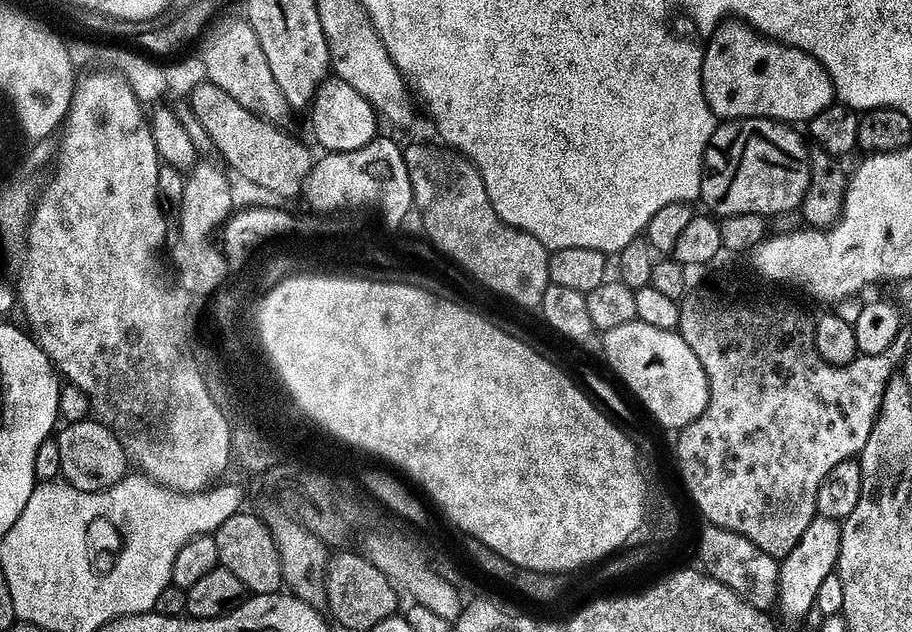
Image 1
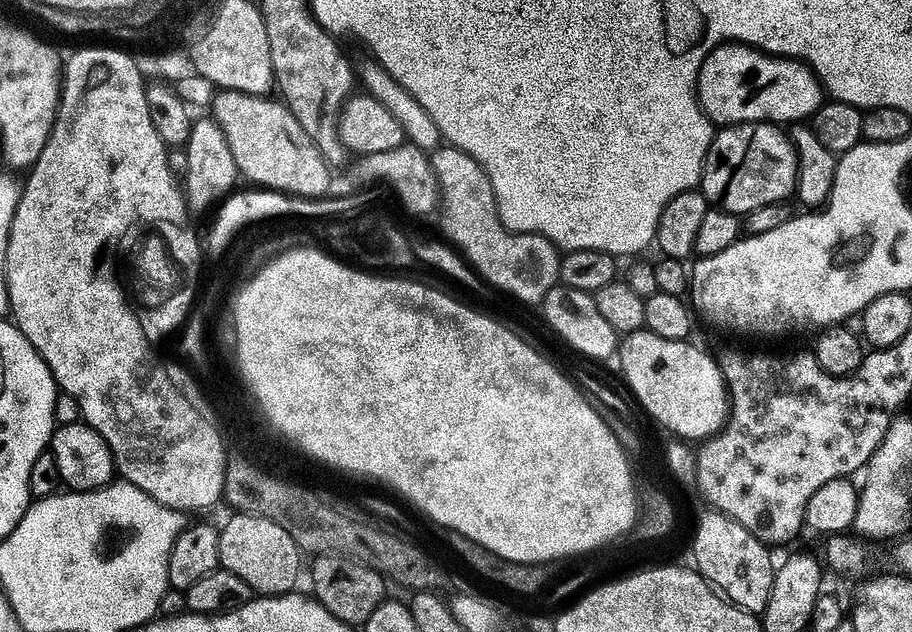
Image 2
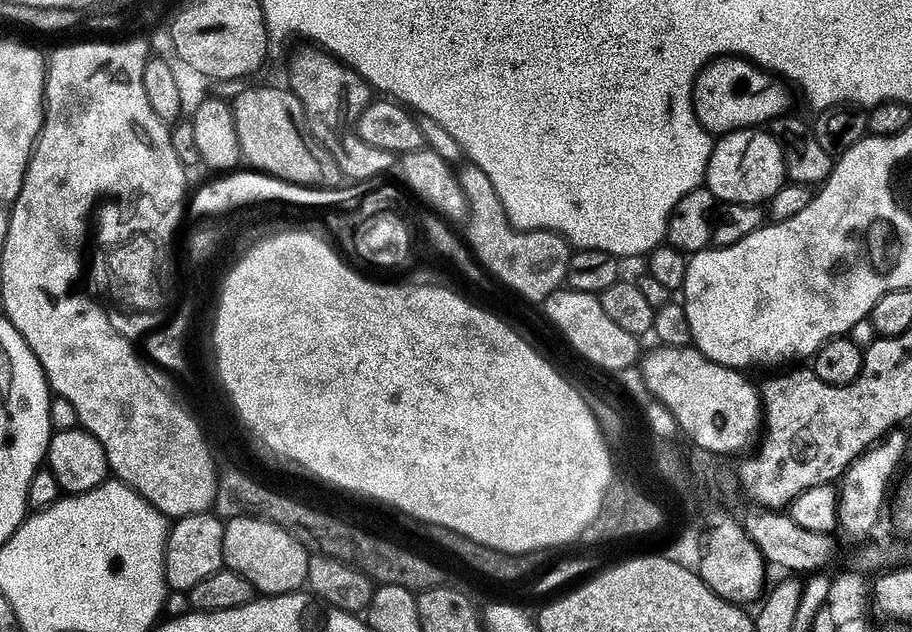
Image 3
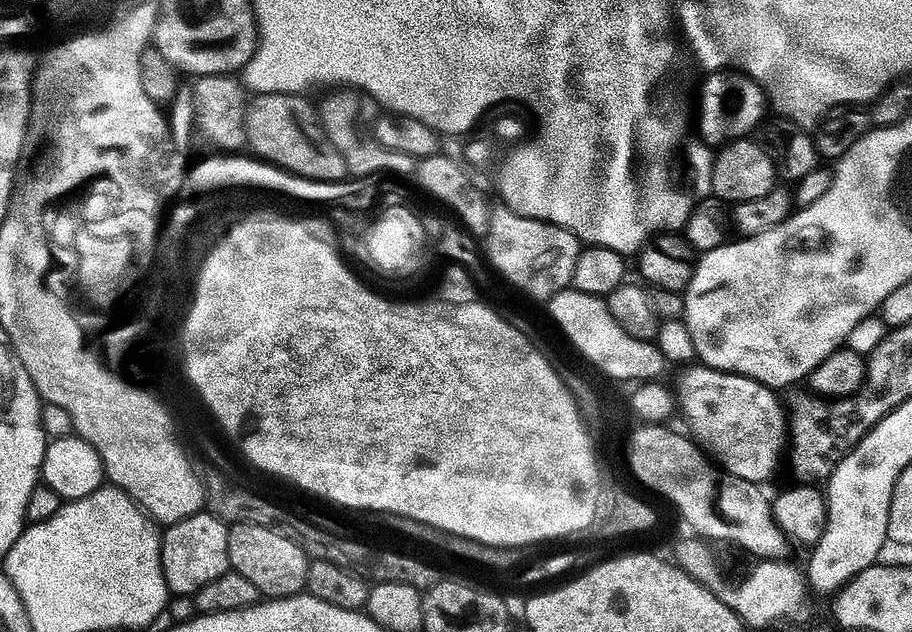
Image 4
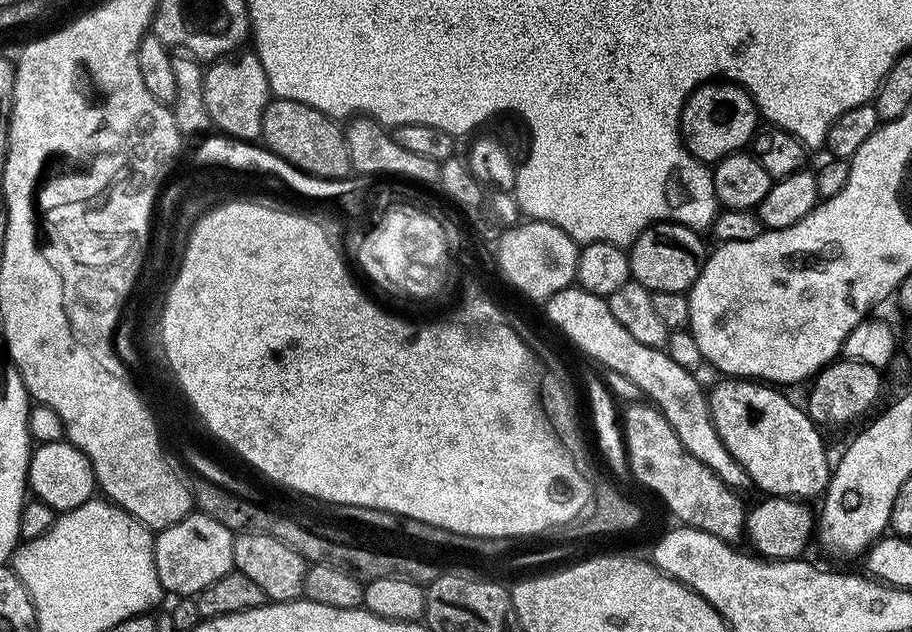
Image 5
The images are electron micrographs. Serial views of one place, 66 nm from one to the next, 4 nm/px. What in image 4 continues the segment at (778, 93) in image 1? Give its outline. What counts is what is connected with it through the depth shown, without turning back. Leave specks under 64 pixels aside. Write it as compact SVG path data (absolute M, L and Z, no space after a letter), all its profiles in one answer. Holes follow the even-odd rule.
M725 70L714 72L703 77L704 85L700 88L700 133L699 139L713 150L723 149L729 144L751 137L766 119L766 97L763 88L751 78L739 72Z

